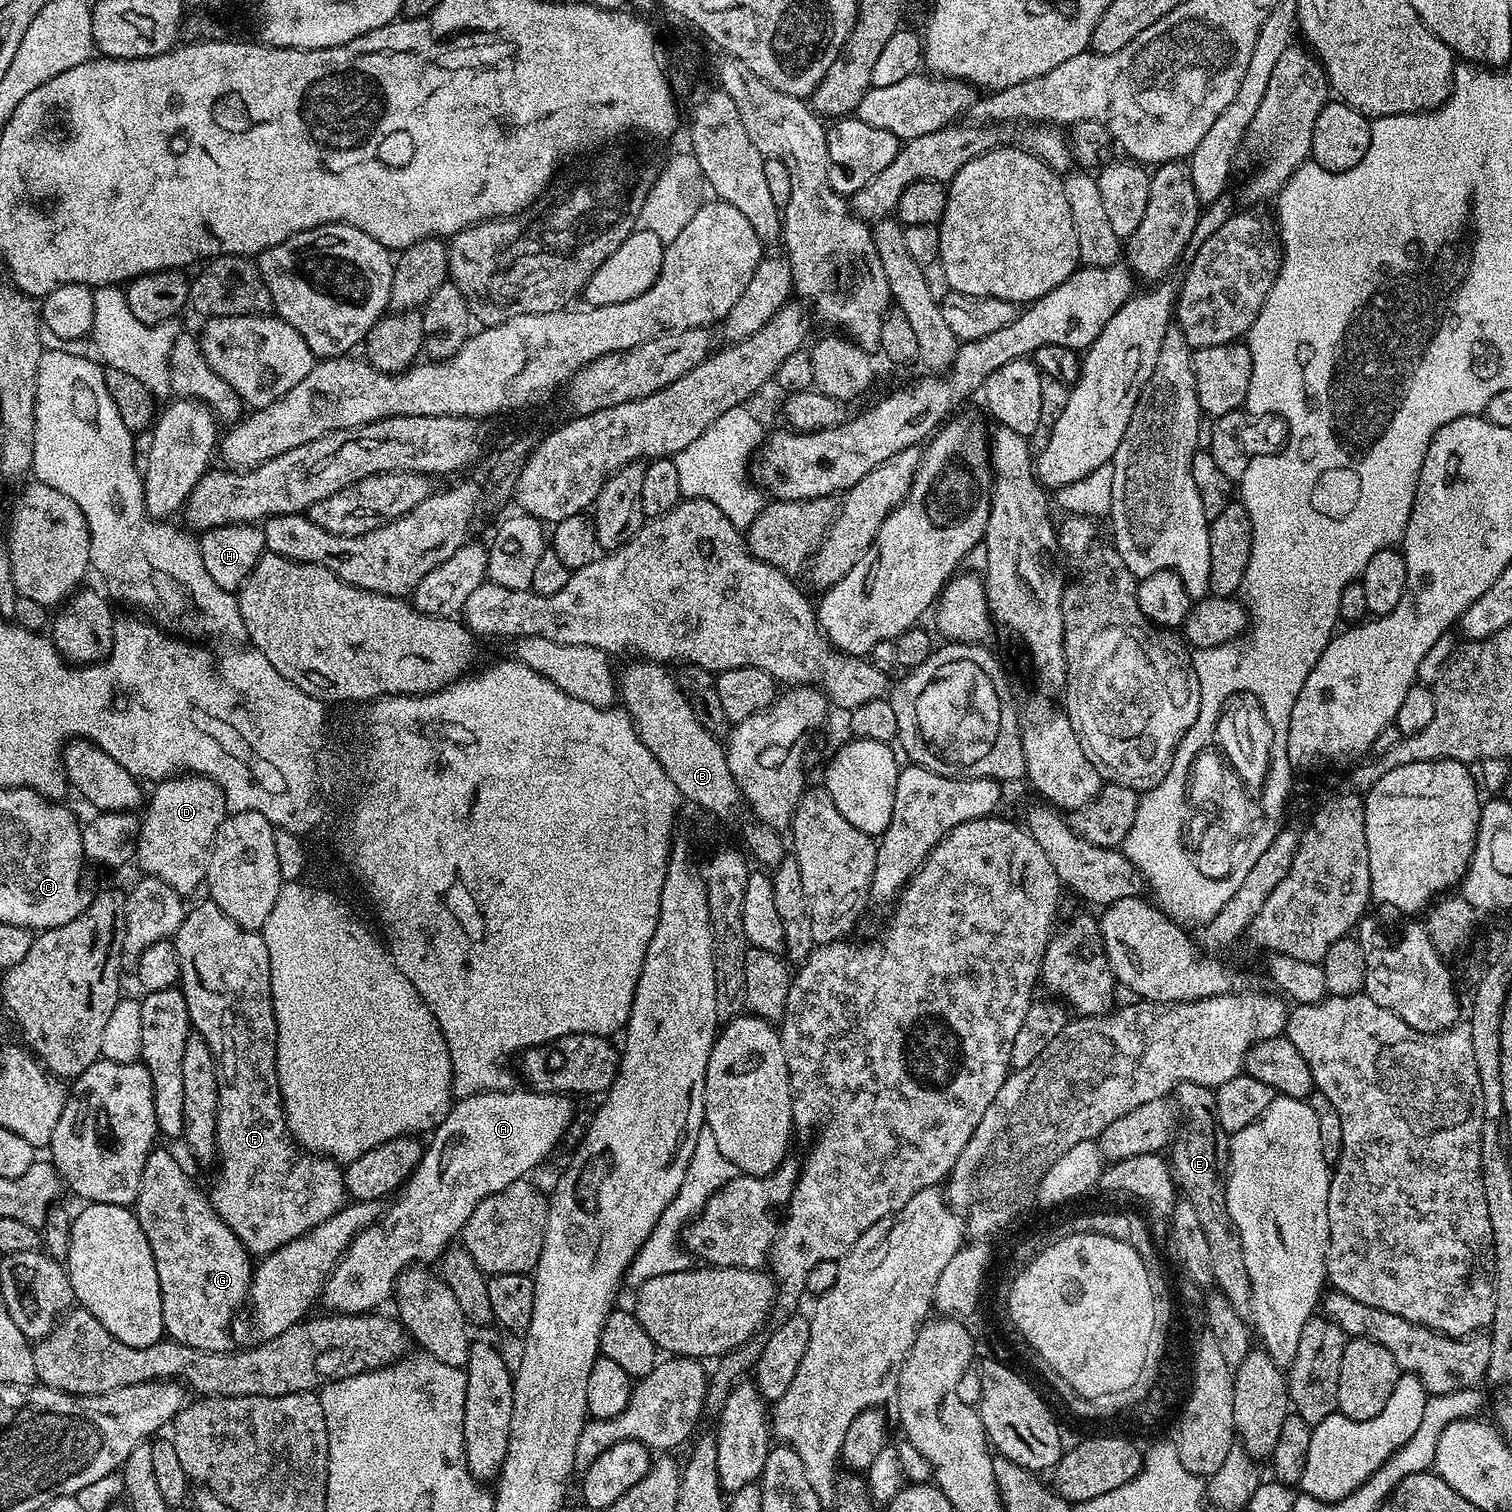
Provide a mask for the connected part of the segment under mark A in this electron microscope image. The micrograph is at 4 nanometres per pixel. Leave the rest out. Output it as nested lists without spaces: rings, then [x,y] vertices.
[[[501,1090],[499,1092],[475,1092],[473,1096],[461,1096],[459,1099],[453,1103],[452,1109],[448,1111],[446,1114],[446,1118],[440,1123],[440,1125],[434,1129],[434,1131],[431,1133],[430,1139],[432,1141],[429,1142],[429,1144],[426,1144],[426,1147],[423,1149],[420,1161],[418,1162],[418,1166],[415,1170],[412,1171],[411,1176],[408,1177],[407,1180],[404,1182],[403,1188],[399,1189],[398,1195],[391,1201],[393,1202],[392,1205],[385,1207],[383,1209],[382,1215],[379,1220],[375,1220],[375,1222],[372,1223],[369,1228],[363,1228],[363,1230],[360,1231],[356,1237],[352,1239],[352,1244],[349,1246],[346,1251],[344,1251],[344,1257],[340,1259],[336,1263],[335,1268],[333,1268],[332,1273],[328,1275],[327,1282],[324,1283],[324,1291],[322,1293],[322,1304],[325,1304],[325,1309],[331,1310],[333,1313],[336,1314],[368,1314],[371,1313],[373,1310],[379,1309],[376,1308],[379,1306],[380,1303],[383,1302],[384,1299],[391,1297],[394,1292],[394,1285],[396,1282],[396,1279],[400,1277],[401,1272],[404,1271],[405,1268],[411,1268],[413,1265],[415,1265],[417,1262],[436,1262],[439,1261],[440,1257],[443,1256],[445,1248],[449,1247],[463,1233],[464,1230],[464,1224],[467,1222],[467,1220],[470,1218],[470,1214],[474,1214],[474,1206],[478,1206],[478,1202],[482,1202],[482,1198],[486,1198],[490,1194],[498,1194],[498,1190],[506,1190],[506,1186],[510,1186],[510,1182],[514,1182],[515,1180],[523,1180],[525,1177],[527,1177],[529,1174],[528,1172],[532,1172],[535,1170],[536,1167],[539,1166],[540,1163],[543,1162],[544,1159],[547,1158],[548,1155],[551,1154],[552,1151],[556,1148],[556,1143],[559,1142],[560,1139],[564,1136],[564,1131],[567,1130],[568,1127],[572,1124],[572,1100],[573,1097],[568,1094],[553,1094],[550,1092],[534,1092],[531,1090],[523,1090],[524,1092],[516,1092],[517,1090]]]

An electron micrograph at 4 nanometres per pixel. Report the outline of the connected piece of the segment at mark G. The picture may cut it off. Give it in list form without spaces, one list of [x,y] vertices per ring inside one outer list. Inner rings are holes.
[[[161,1146],[153,1147],[152,1152],[146,1158],[146,1166],[142,1174],[142,1186],[138,1190],[138,1198],[134,1205],[134,1211],[138,1222],[142,1226],[142,1234],[146,1234],[146,1238],[150,1242],[150,1250],[154,1254],[154,1266],[158,1266],[158,1286],[162,1290],[162,1322],[164,1323],[164,1331],[171,1339],[177,1340],[179,1344],[190,1346],[194,1350],[202,1350],[203,1352],[227,1352],[233,1347],[232,1344],[232,1319],[236,1316],[236,1311],[240,1308],[240,1303],[248,1300],[248,1287],[252,1284],[252,1274],[254,1271],[253,1261],[250,1259],[250,1253],[242,1246],[242,1242],[234,1234],[234,1230],[230,1230],[230,1226],[226,1226],[226,1222],[222,1222],[222,1218],[218,1218],[218,1214],[212,1209],[211,1199],[192,1181],[192,1176]]]

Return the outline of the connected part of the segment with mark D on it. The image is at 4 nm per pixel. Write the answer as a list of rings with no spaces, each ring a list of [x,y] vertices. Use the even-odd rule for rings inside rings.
[[[173,774],[153,788],[142,812],[135,863],[140,863],[141,873],[156,876],[176,892],[189,894],[208,879],[212,843],[226,815],[224,792],[209,776],[195,774]]]

